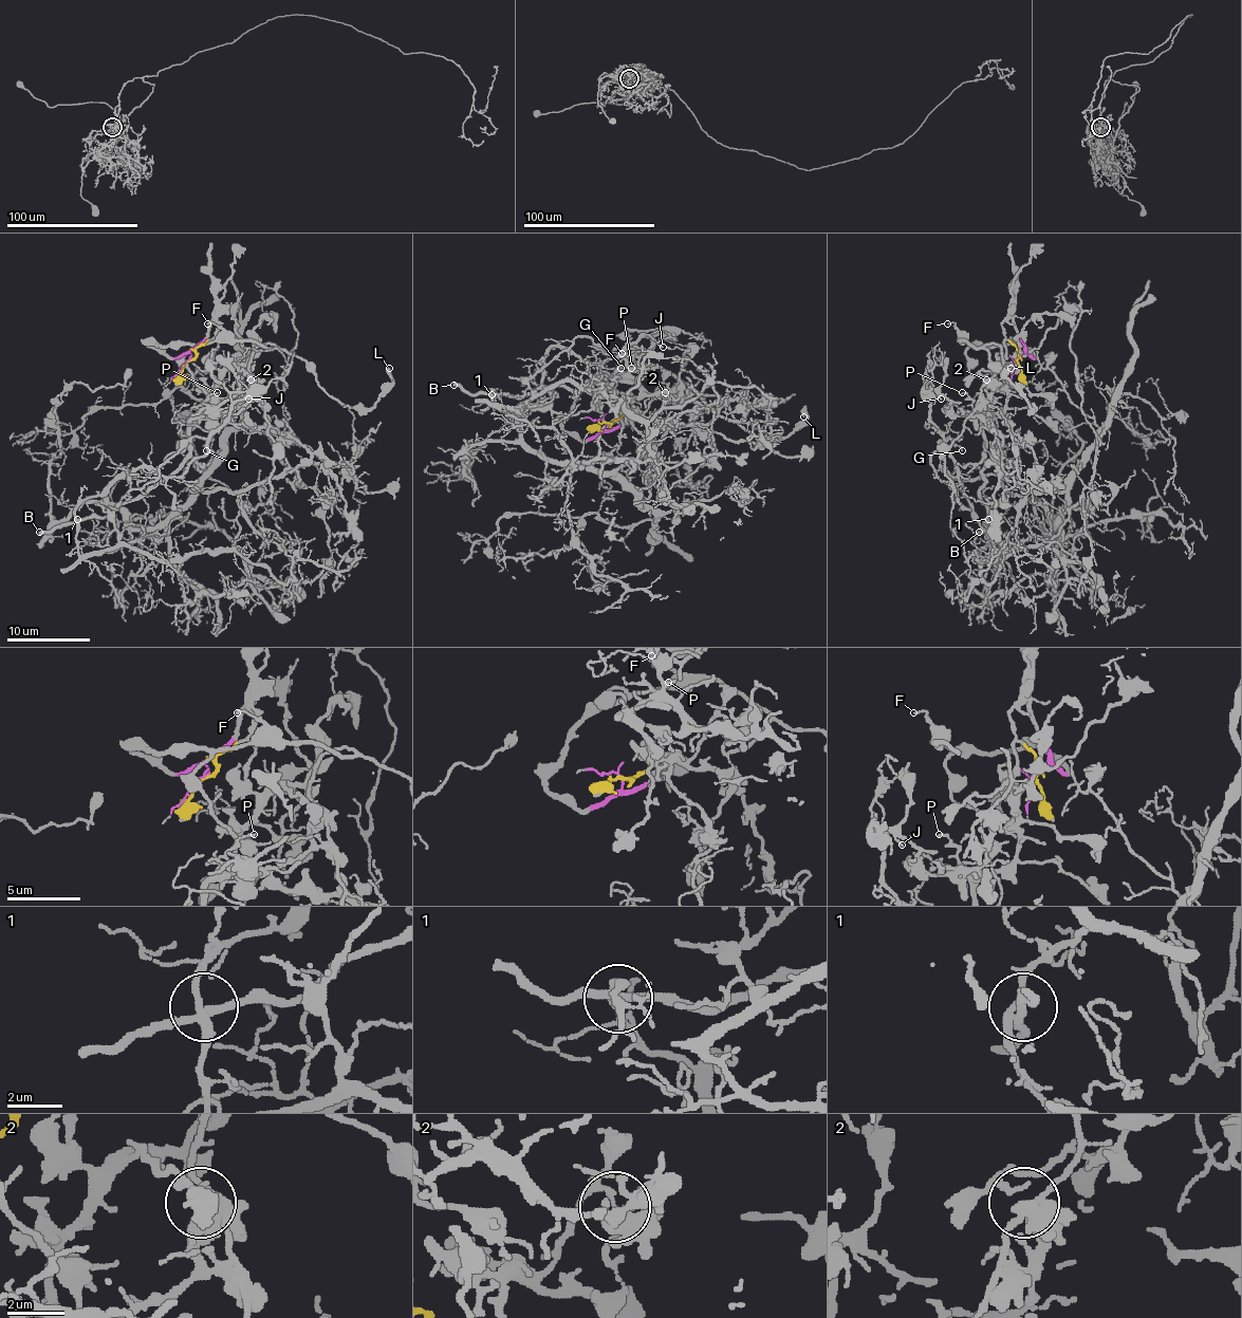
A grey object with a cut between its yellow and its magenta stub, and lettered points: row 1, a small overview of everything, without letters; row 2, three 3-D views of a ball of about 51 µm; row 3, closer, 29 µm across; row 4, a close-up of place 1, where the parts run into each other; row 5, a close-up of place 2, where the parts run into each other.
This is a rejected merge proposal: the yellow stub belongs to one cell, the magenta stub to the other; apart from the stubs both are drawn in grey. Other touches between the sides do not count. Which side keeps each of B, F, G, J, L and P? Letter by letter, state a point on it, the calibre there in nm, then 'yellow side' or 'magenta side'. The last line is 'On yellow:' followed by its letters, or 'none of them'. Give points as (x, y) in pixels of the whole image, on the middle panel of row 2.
B: at (453, 385); 320 nm thick; yellow side
F: at (622, 353); 130 nm thick; magenta side
G: at (620, 368); 70 nm thick; yellow side
J: at (663, 347); 110 nm thick; yellow side
L: at (803, 416); 320 nm thick; magenta side
P: at (631, 368); 140 nm thick; yellow side
On yellow: B, G, J, P

